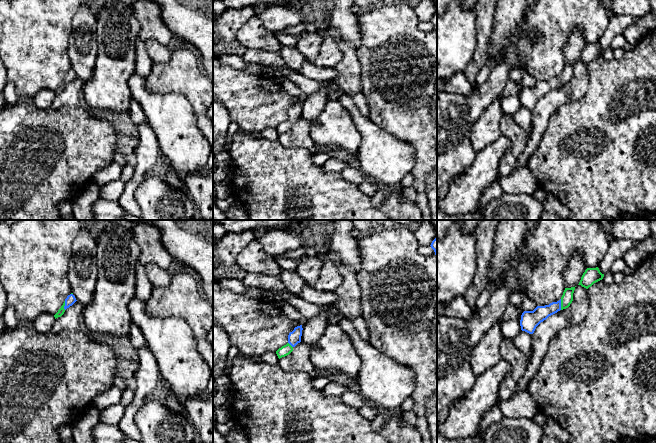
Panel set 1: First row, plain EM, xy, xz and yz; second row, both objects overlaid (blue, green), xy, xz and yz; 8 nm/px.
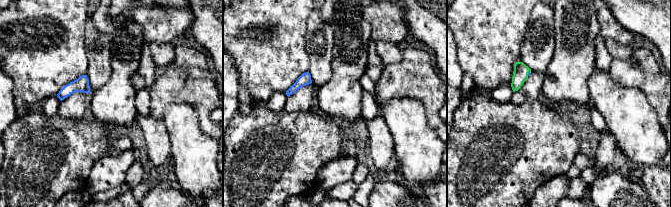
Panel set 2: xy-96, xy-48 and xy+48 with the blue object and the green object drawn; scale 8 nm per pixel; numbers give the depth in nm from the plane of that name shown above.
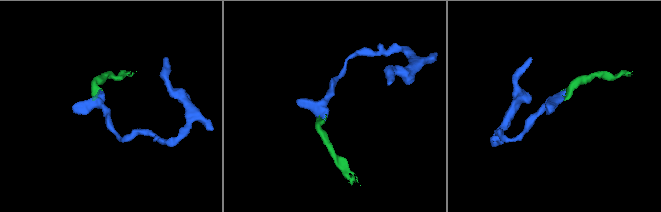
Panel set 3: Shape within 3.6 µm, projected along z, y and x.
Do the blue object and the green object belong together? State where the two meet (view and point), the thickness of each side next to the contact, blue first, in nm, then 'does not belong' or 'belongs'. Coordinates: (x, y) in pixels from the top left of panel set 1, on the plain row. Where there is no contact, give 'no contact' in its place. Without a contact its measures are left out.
contact yz (560, 80); calibres 130 and 90 nm; belongs

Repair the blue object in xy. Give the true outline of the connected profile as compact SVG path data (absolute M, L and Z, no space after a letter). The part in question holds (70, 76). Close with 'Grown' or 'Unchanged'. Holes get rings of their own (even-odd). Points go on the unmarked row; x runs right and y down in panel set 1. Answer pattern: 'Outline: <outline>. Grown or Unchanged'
Outline: M73 69L68 71L67 74L65 75L63 81L61 82L61 84L54 91L55 95L58 94L58 93L61 93L64 90L65 86L67 84L69 84L70 82L72 82L76 77L77 76L76 76L75 72L73 71Z. Grown

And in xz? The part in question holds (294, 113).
Outline: M300 101L295 103L294 106L289 109L288 119L276 127L279 135L289 131L293 127L293 124L301 118L302 106L302 101Z. Grown

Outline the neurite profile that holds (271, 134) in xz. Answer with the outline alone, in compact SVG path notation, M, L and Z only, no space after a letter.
M270 128L270 129L265 129L261 135L262 138L266 139L266 140L270 140L272 142L278 140L279 138L279 134L276 130L276 128Z

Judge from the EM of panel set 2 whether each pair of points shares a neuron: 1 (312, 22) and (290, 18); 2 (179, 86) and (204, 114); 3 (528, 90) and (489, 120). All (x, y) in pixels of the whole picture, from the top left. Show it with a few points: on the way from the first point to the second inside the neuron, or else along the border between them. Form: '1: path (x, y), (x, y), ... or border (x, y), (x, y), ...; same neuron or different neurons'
1: border (312, 10), (307, 20), (305, 44); different neurons
2: path (186, 91), (202, 107); same neuron
3: border (535, 100), (519, 103), (512, 103), (510, 101); different neurons

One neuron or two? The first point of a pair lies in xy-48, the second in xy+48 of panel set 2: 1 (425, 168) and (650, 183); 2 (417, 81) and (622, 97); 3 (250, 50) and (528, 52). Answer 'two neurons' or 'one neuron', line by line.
1: two neurons
2: two neurons
3: two neurons

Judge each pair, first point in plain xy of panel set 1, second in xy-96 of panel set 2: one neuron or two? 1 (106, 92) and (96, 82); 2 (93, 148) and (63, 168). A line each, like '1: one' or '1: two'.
1: two
2: one

